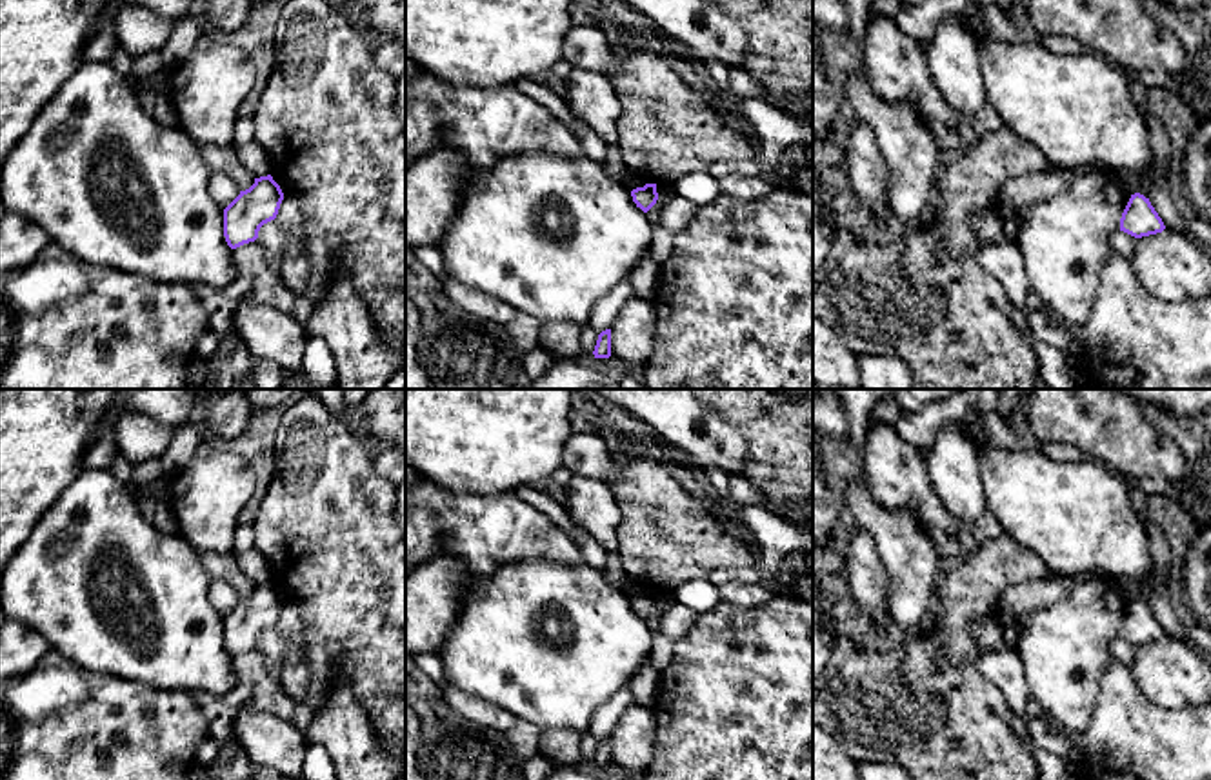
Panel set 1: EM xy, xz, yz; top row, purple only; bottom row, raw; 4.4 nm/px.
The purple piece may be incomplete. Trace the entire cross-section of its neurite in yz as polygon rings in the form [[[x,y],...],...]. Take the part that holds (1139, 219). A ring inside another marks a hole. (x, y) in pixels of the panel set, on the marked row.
[[[1140,193],[1131,195],[1120,218],[1120,231],[1142,238],[1162,233],[1164,229],[1166,225],[1149,198]]]

